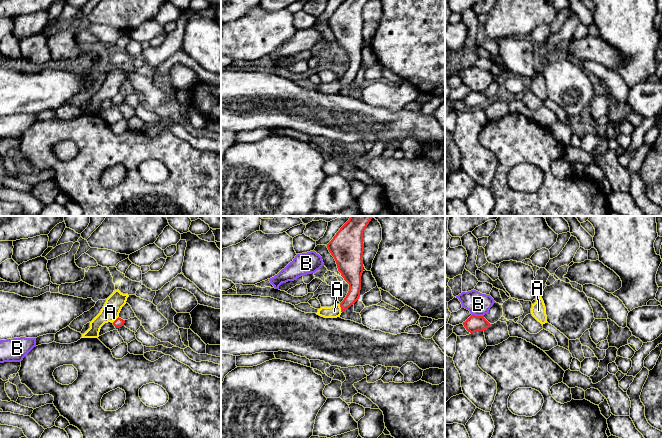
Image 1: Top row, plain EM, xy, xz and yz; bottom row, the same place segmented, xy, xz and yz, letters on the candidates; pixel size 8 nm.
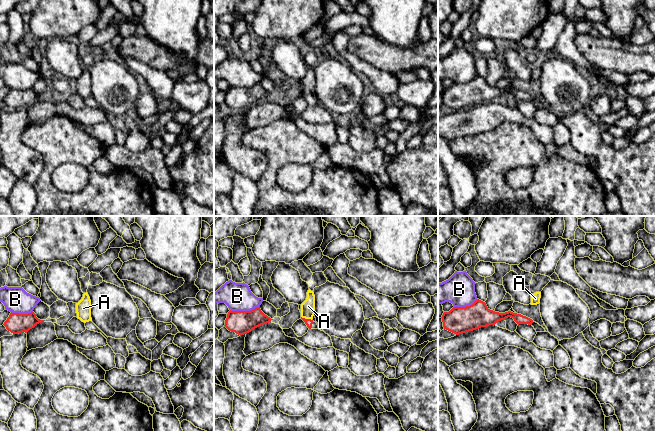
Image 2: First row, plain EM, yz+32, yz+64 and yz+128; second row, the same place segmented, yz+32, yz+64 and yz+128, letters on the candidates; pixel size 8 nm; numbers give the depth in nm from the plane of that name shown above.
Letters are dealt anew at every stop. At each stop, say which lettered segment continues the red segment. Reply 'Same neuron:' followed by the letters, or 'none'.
Same neuron: none

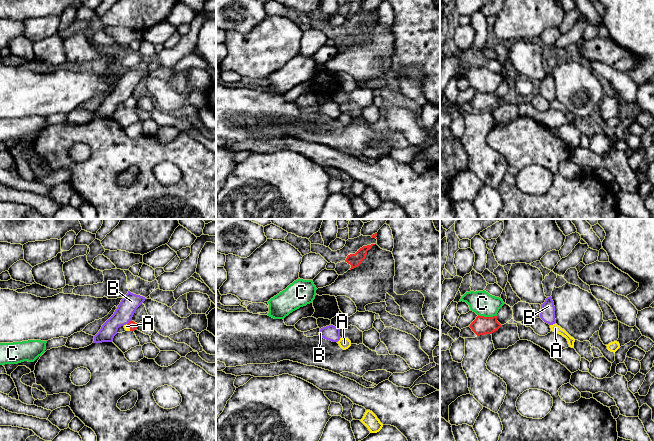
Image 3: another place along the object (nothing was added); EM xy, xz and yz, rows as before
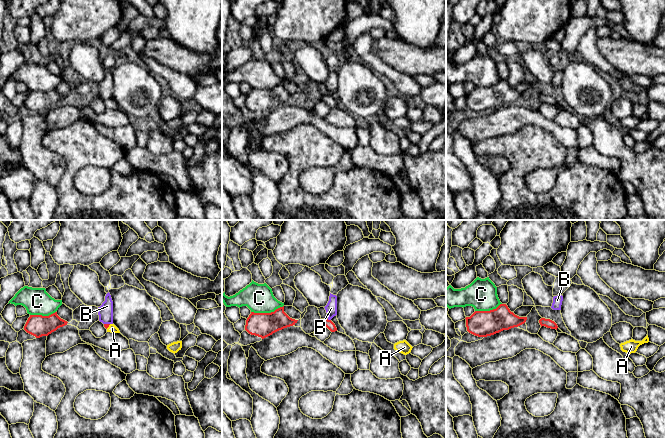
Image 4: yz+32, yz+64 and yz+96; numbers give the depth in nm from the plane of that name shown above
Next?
Same neuron: A

